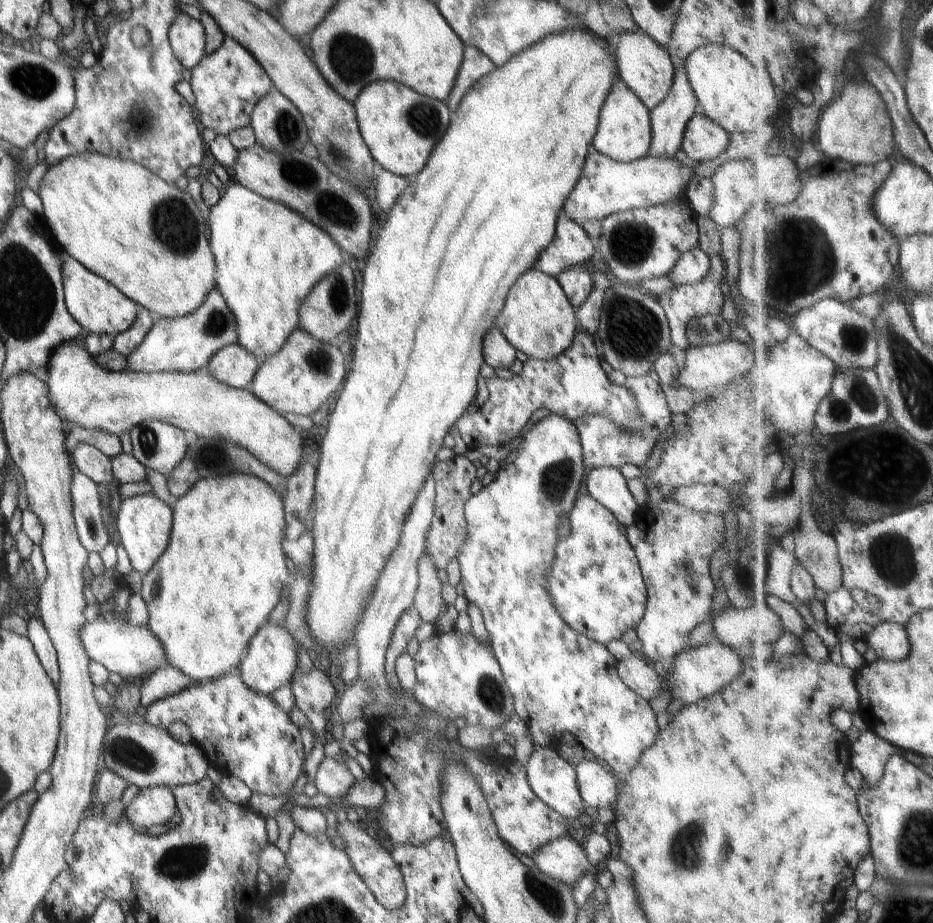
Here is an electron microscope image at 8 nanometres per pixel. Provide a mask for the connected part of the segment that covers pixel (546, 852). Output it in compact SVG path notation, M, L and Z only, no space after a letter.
M567 835L545 844L531 857L536 868L572 888L591 868L583 846Z

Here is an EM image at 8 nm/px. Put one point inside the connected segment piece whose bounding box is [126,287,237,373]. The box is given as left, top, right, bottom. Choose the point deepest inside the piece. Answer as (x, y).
(185, 344)

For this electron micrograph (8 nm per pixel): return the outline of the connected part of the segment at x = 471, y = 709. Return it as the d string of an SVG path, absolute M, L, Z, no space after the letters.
M454 628L450 632L436 632L419 644L413 659L415 700L446 720L452 721L462 716L468 725L495 730L501 728L514 714L513 694L506 684L493 650L480 642L472 632L463 635Z

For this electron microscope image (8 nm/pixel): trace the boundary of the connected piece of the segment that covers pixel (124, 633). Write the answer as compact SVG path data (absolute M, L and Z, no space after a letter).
M102 616L81 627L80 633L85 651L91 660L103 664L110 672L126 679L142 681L158 669L170 666L165 650L157 636L147 625L136 626L118 619L106 621Z

